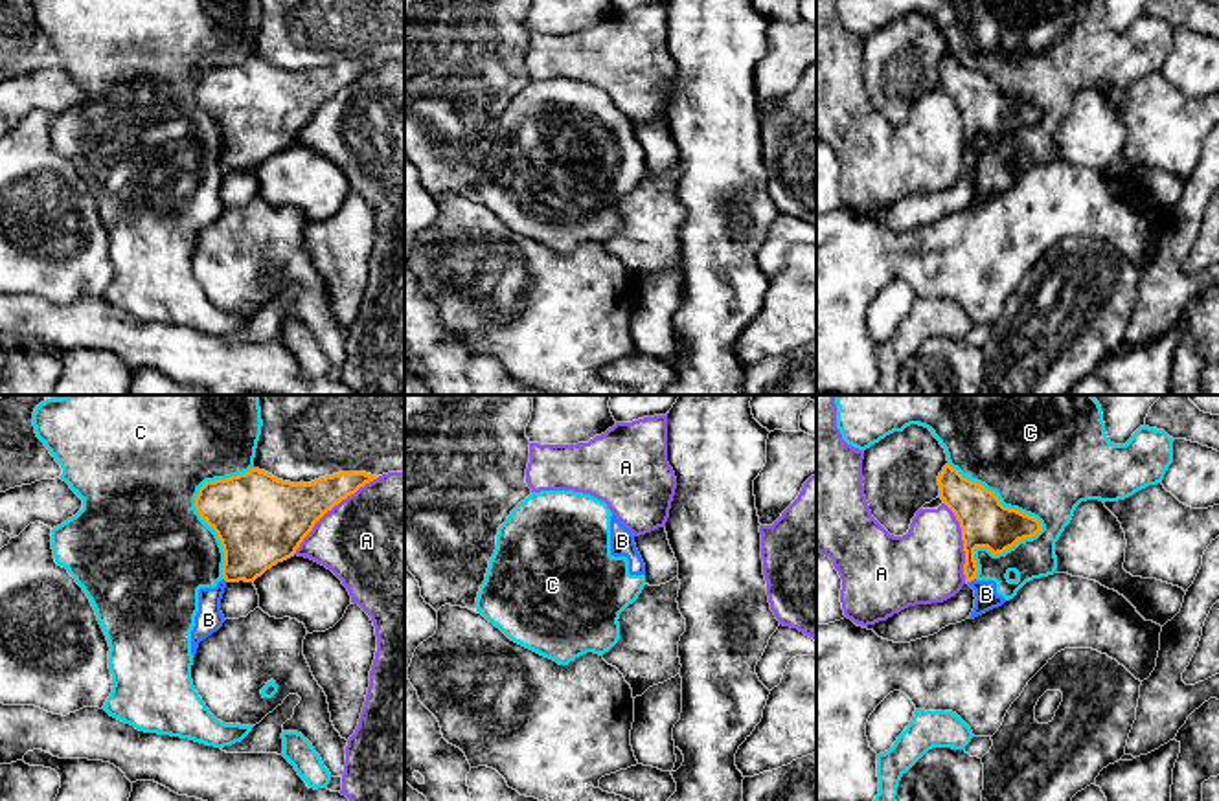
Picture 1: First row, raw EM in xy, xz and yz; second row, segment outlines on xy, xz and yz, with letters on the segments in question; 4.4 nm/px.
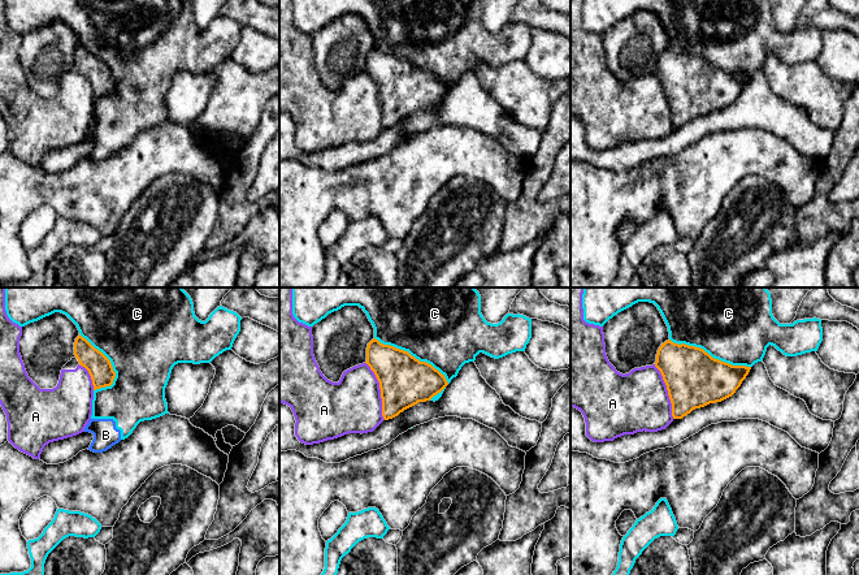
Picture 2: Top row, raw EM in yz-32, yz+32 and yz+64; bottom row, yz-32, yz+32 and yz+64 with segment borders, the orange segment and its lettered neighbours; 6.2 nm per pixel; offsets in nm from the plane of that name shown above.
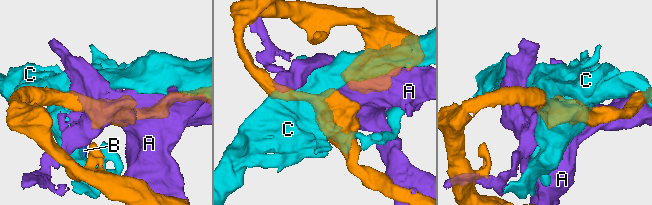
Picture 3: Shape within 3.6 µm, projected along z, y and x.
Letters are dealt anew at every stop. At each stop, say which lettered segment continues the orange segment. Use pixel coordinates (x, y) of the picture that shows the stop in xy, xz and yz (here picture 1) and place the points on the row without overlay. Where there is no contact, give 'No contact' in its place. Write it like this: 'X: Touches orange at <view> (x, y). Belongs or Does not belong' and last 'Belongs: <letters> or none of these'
A: Touches orange at xy (331, 96). Does not belong
B: Touches orange at yz (971, 168). Does not belong
C: Touches orange at yz (1041, 114). Does not belong
Belongs: none of these

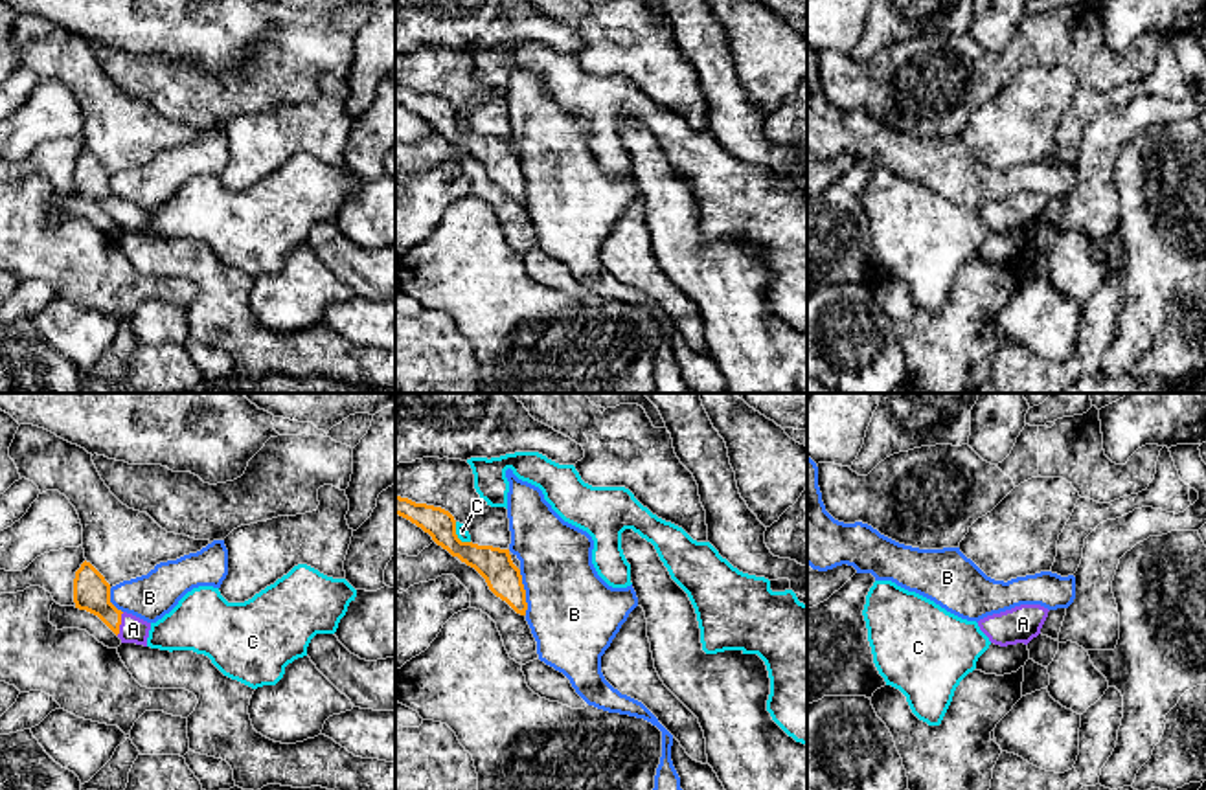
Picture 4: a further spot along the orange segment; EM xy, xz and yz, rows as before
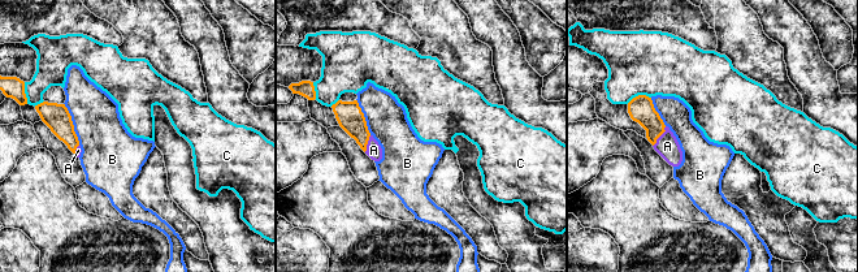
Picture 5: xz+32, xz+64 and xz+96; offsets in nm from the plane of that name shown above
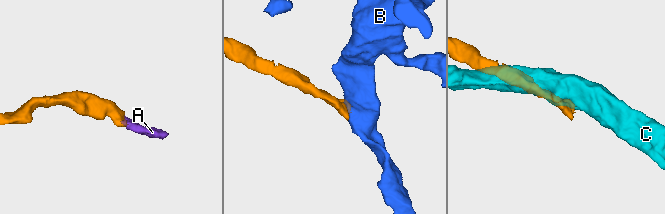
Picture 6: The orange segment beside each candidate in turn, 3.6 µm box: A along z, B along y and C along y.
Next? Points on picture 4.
A: Touches orange at xy (120, 212). Belongs
B: Touches orange at xz (524, 180). Does not belong
C: Touches orange at xz (456, 124). Does not belong
Belongs: A

